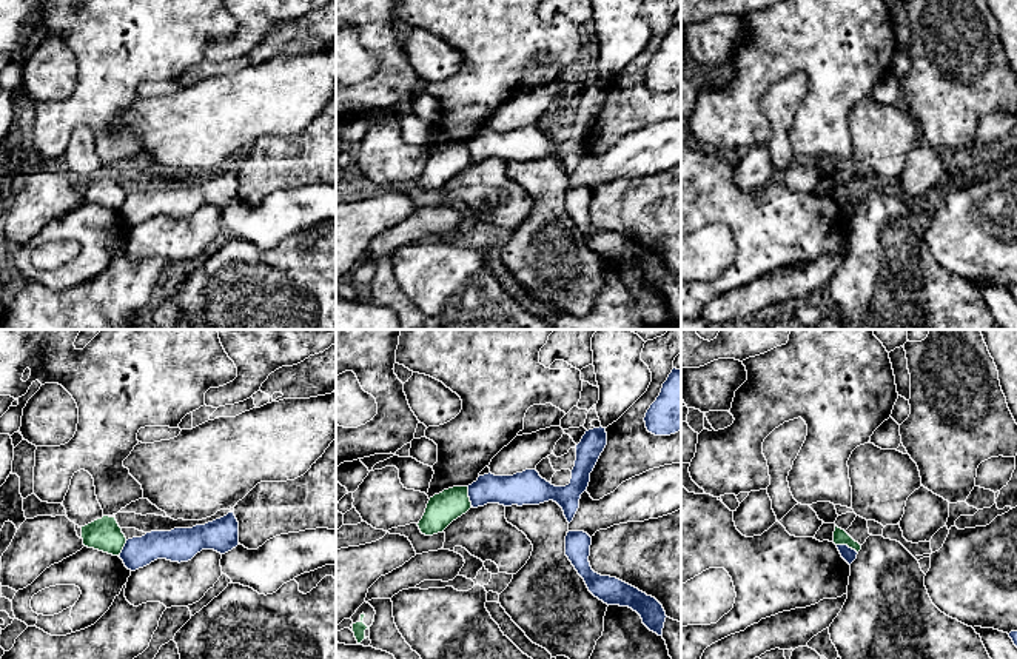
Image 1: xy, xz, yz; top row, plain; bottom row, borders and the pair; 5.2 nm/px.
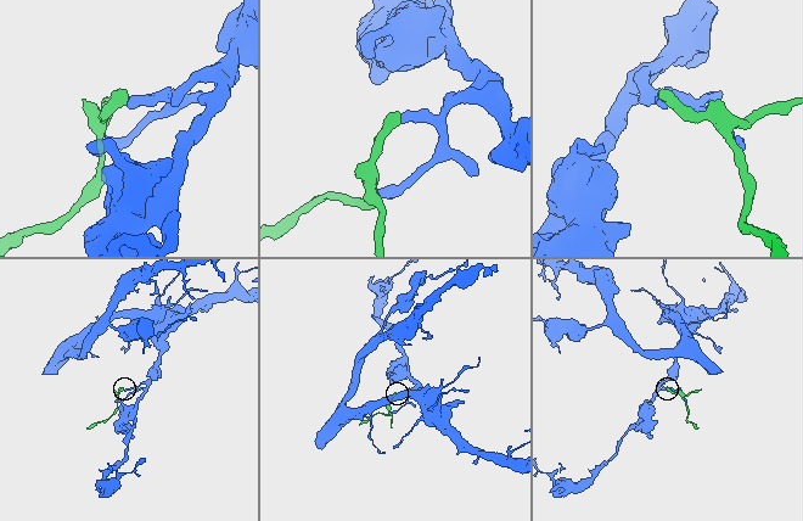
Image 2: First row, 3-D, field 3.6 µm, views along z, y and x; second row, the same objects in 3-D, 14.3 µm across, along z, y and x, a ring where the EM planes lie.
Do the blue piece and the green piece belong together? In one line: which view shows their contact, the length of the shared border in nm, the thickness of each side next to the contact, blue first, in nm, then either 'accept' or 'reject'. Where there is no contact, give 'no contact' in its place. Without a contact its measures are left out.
yz | 120 nm | 70/80 nm | reject

